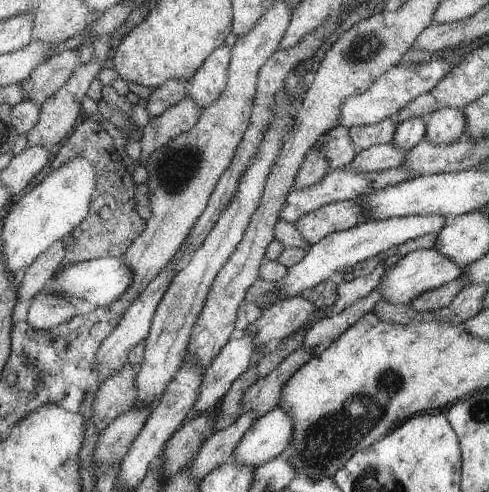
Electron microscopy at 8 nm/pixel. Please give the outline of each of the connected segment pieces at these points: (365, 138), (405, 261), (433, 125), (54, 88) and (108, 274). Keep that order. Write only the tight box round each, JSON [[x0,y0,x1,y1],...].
[[349,117,398,154],[379,249,463,306],[425,107,466,145],[20,50,79,106],[48,257,133,307]]

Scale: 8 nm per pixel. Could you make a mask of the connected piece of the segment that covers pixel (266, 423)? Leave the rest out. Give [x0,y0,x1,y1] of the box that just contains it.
[234,406,294,469]

